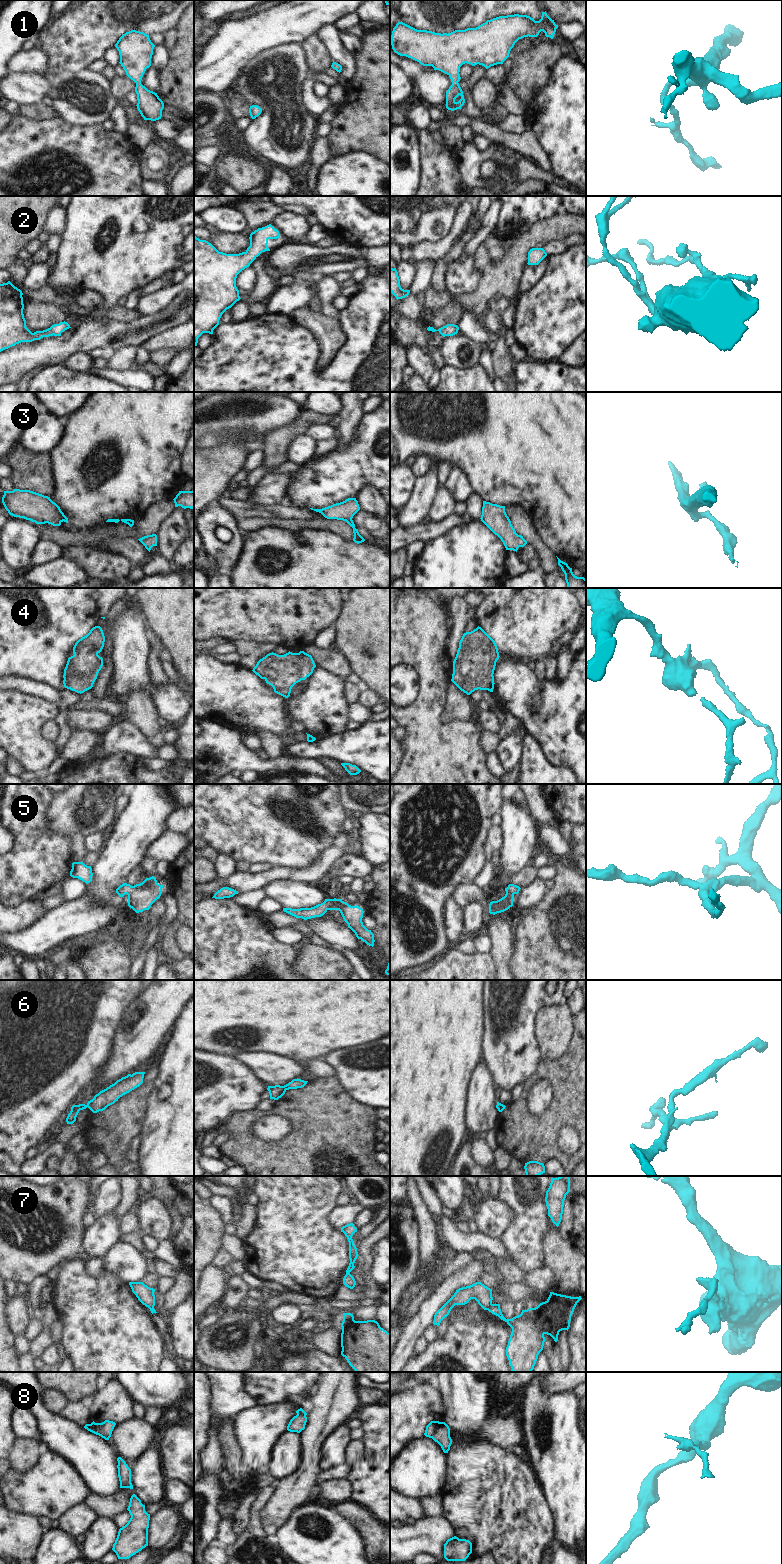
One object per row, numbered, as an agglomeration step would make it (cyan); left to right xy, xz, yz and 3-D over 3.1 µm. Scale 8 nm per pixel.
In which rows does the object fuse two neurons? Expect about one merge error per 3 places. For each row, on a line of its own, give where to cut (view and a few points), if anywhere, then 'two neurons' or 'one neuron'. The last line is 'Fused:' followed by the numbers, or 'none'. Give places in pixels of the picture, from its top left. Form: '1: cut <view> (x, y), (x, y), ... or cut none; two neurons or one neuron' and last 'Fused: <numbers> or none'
1: cut none; one neuron
2: cut none; one neuron
3: cut none; one neuron
4: cut none; one neuron
5: cut none; one neuron
6: cut none; one neuron
7: cut yz (492, 1304), (487, 1309); two neurons
8: cut yz (439, 1422), (436, 1431), (431, 1437); two neurons
Fused: 7, 8

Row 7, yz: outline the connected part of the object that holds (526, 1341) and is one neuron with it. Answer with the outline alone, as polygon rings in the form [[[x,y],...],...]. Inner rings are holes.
[[[550,1292],[548,1299],[535,1308],[522,1310],[521,1314],[506,1319],[500,1304],[492,1304],[489,1312],[505,1321],[512,1332],[506,1347],[506,1356],[513,1372],[531,1372],[539,1353],[543,1350],[545,1337],[550,1335],[558,1341],[559,1332],[570,1327],[571,1316],[579,1297]]]

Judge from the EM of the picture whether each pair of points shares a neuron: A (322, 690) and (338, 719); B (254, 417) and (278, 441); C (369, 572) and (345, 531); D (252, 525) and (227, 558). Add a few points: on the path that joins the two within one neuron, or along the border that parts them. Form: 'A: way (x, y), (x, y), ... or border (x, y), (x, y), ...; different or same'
A: way (323, 698), (323, 706), (330, 713); same
B: border (291, 422), (278, 426), (262, 436); different
C: border (328, 531), (332, 531), (346, 540), (352, 540); different
D: border (236, 519), (236, 525), (240, 529); different

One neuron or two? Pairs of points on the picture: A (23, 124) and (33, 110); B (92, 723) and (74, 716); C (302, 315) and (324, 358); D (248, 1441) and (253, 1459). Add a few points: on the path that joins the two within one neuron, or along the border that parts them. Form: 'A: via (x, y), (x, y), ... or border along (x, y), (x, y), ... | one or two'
A: border along (18, 111), (34, 119), (48, 119), (51, 117) | two
B: via (88, 720), (78, 718) | one
C: via (313, 326), (324, 337), (324, 347) | one
D: via (252, 1445), (253, 1455) | one

